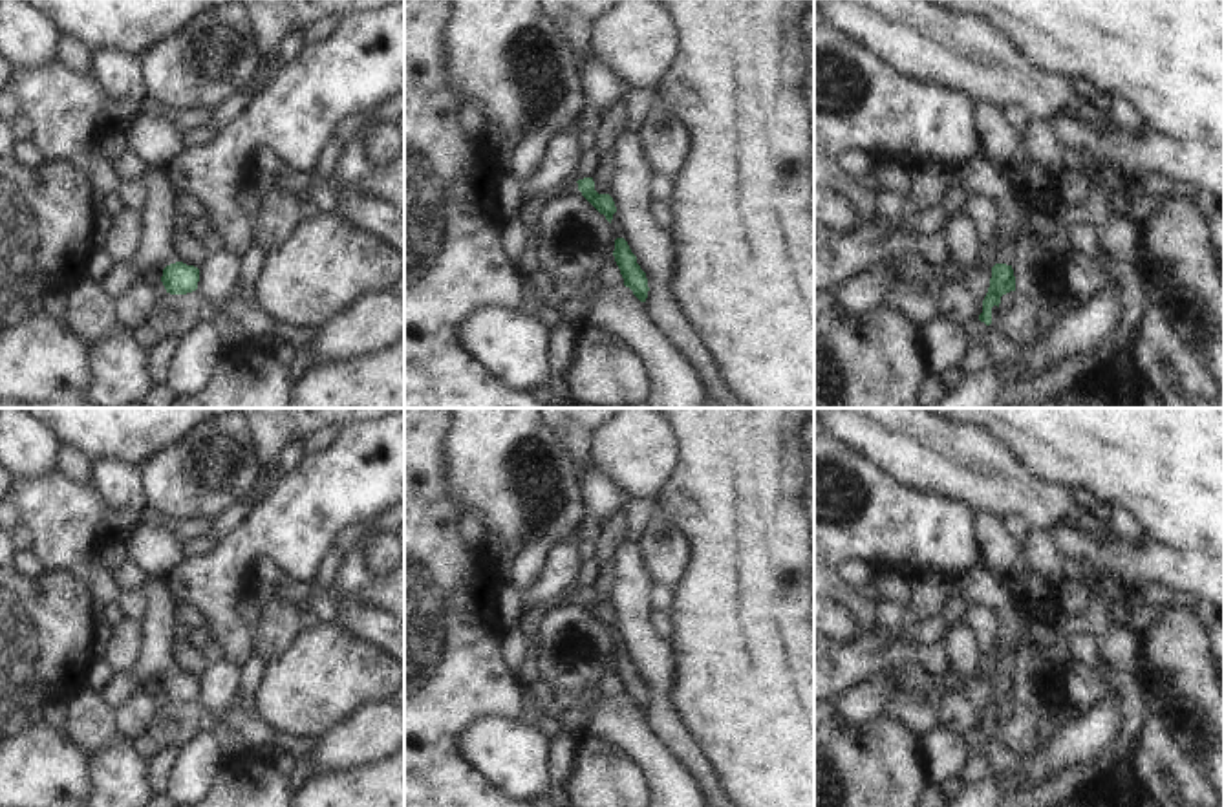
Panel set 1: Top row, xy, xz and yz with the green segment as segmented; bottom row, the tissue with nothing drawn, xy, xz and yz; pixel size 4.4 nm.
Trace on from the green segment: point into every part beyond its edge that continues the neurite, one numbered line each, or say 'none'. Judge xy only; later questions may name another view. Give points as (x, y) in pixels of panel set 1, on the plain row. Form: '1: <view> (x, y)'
1: xy (156, 661)

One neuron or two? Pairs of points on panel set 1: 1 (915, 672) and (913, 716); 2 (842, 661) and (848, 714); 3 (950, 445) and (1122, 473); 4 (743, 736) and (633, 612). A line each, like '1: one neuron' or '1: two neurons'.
1: one neuron
2: two neurons
3: one neuron
4: two neurons

